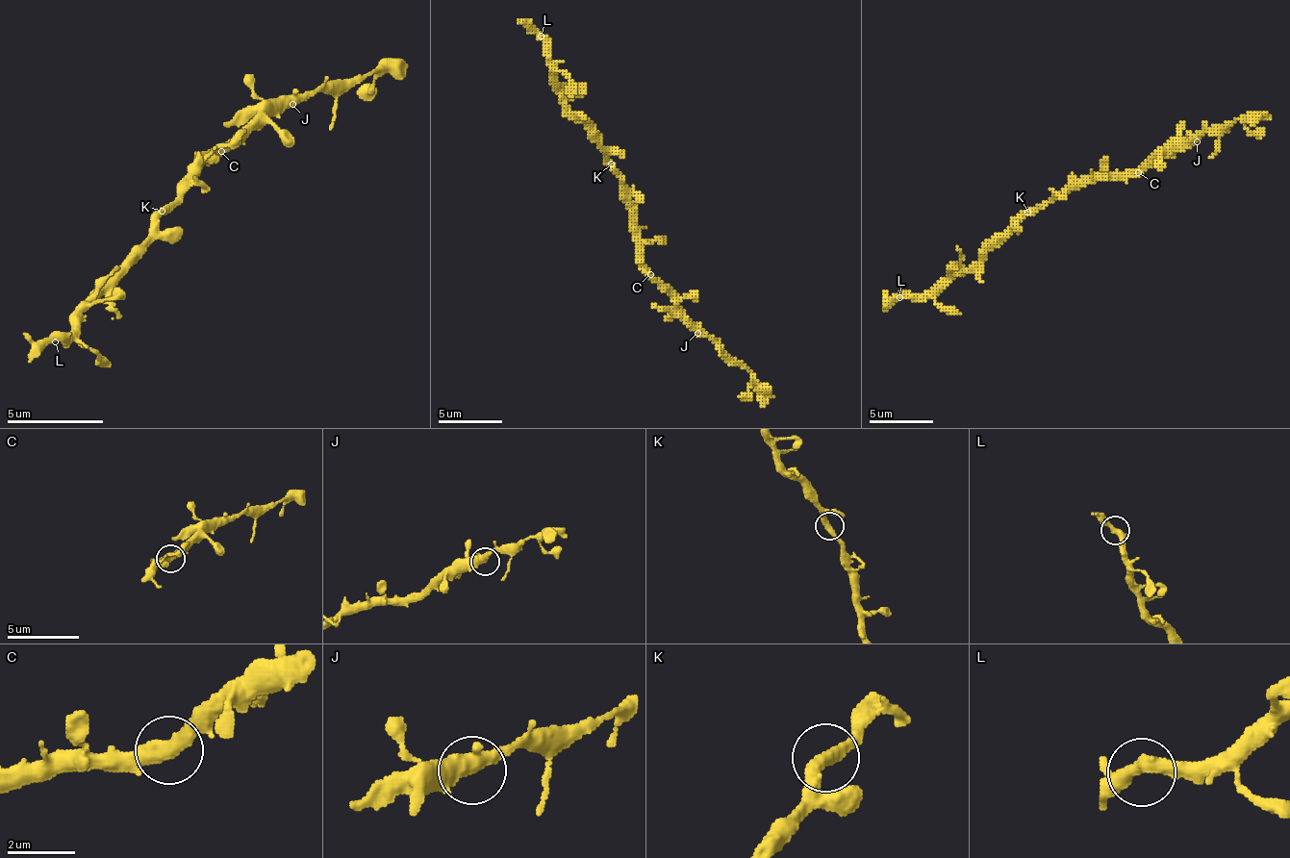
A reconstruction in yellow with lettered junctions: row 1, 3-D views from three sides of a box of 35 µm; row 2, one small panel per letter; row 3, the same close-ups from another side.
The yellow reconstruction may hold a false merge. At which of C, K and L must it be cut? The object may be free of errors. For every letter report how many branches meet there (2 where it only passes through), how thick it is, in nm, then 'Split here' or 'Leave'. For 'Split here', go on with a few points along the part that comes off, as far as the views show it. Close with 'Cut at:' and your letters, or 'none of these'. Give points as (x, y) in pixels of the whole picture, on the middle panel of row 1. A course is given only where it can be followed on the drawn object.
C: Branches: 2. Thickness 420 nm. Leave
K: Branches: 2. Thickness 380 nm. Leave
L: Branches: 2. Thickness 400 nm. Leave
Cut at: none of these

